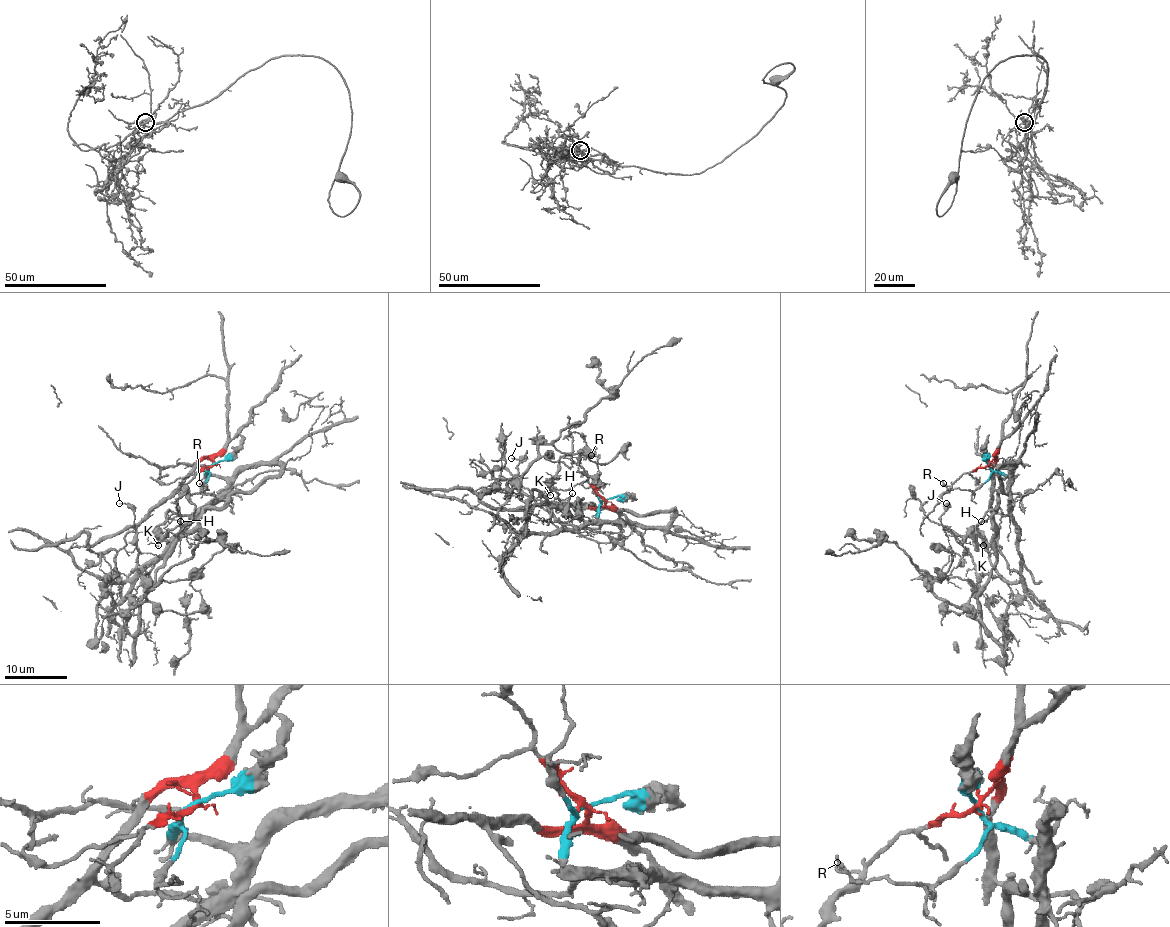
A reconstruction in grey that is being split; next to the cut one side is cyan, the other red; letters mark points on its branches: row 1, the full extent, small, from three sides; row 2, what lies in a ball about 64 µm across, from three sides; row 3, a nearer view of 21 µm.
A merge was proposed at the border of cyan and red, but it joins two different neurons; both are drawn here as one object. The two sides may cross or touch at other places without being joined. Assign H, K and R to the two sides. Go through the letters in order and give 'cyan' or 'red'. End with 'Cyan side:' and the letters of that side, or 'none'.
H: cyan
K: cyan
R: cyan
Cyan side: H, K, R

